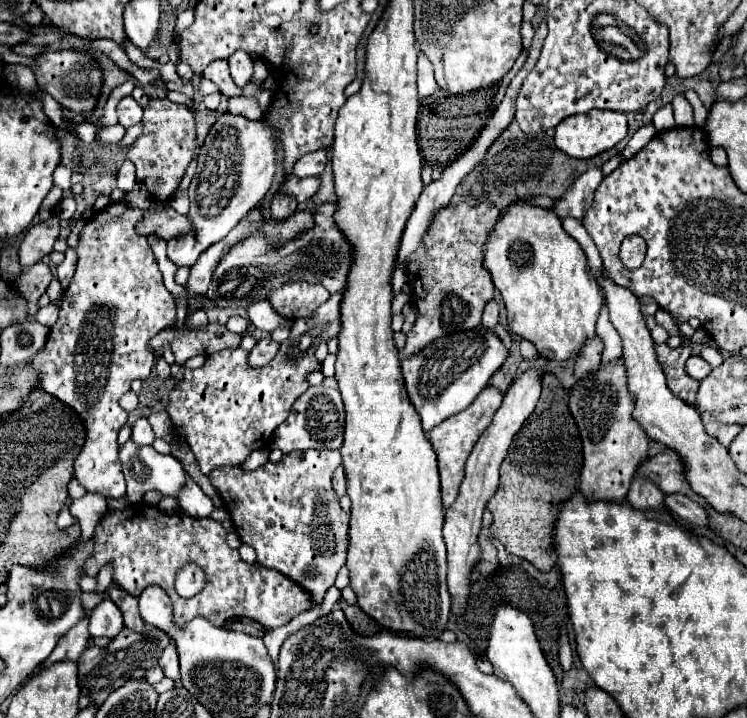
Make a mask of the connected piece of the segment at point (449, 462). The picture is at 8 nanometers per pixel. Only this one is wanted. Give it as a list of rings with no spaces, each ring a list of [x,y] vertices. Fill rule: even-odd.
[[[485,387],[483,393],[479,393],[479,397],[463,411],[447,417],[443,423],[439,423],[431,433],[429,439],[435,447],[437,459],[439,459],[439,473],[441,473],[441,493],[443,493],[443,507],[447,509],[459,491],[459,485],[463,481],[463,467],[465,461],[471,453],[471,449],[475,447],[475,441],[481,437],[481,433],[491,425],[491,419],[495,415],[495,411],[499,409],[503,401],[503,395],[495,389],[495,387]]]

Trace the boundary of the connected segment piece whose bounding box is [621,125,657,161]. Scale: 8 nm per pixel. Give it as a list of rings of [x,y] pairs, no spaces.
[[[645,125],[645,127],[641,127],[631,139],[629,139],[629,143],[625,145],[625,149],[621,151],[621,161],[627,161],[627,159],[631,159],[641,147],[645,147],[651,139],[653,139],[653,135],[655,135],[657,131],[655,131],[655,127],[653,125]]]

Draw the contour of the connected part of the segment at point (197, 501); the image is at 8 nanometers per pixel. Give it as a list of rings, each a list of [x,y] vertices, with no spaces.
[[[187,477],[187,489],[179,493],[179,507],[191,517],[209,517],[213,511],[213,501],[201,491],[201,487]]]

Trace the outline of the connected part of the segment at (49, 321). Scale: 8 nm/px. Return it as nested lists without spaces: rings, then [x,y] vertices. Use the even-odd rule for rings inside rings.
[[[51,303],[51,305],[47,305],[47,307],[41,307],[39,311],[37,311],[37,315],[35,315],[35,319],[41,323],[41,325],[47,325],[47,327],[53,327],[55,325],[55,321],[57,321],[57,307]]]

